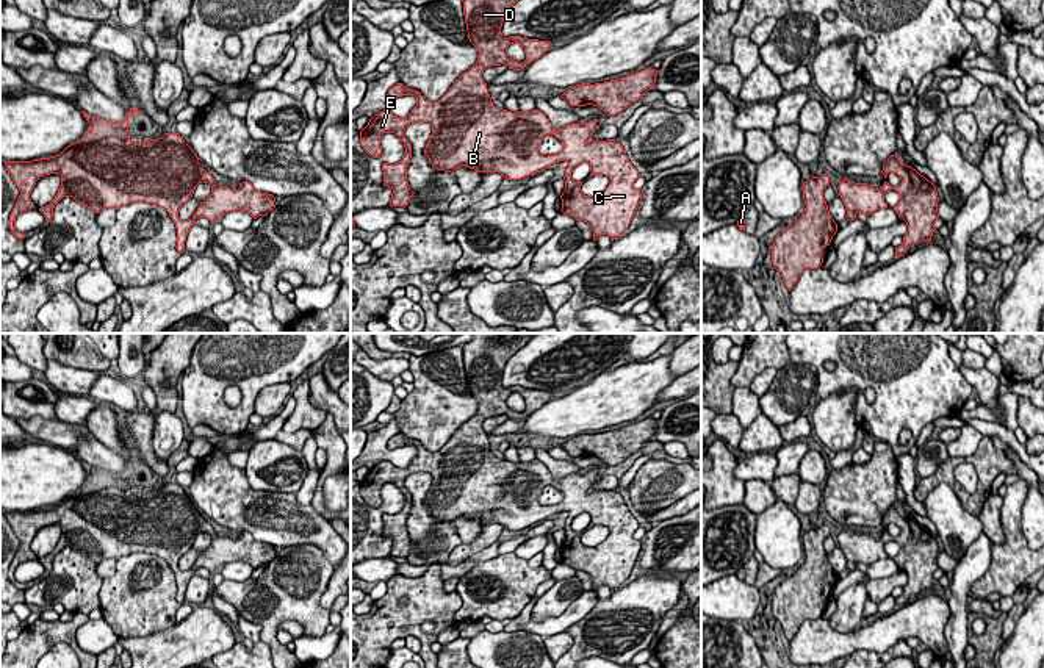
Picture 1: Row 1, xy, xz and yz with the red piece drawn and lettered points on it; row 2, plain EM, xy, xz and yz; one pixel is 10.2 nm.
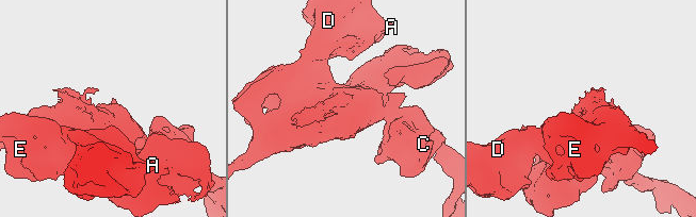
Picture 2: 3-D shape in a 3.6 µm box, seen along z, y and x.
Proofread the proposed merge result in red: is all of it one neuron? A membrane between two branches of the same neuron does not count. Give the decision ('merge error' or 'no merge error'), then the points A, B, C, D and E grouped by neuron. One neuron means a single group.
no merge error; groups A B C D E

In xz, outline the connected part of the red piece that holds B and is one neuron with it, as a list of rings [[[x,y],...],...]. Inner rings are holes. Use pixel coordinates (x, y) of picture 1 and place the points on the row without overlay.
[[[474,333],[473,339],[462,347],[468,390],[479,402],[476,415],[463,422],[449,441],[437,452],[430,452],[418,441],[410,440],[402,433],[396,433],[388,440],[387,447],[393,451],[402,446],[415,446],[416,457],[407,468],[398,468],[388,460],[374,465],[368,476],[360,482],[360,496],[368,505],[380,508],[380,490],[385,483],[394,483],[404,493],[405,504],[402,510],[394,515],[382,515],[383,537],[393,540],[390,557],[404,558],[415,544],[407,532],[412,494],[407,491],[404,482],[415,472],[429,472],[432,476],[432,485],[426,494],[424,504],[427,505],[432,518],[438,521],[454,524],[457,518],[465,516],[476,523],[498,523],[507,530],[521,530],[535,523],[545,521],[551,515],[567,512],[568,518],[565,519],[563,527],[565,541],[560,546],[560,562],[576,571],[587,573],[593,579],[593,591],[596,591],[601,585],[607,585],[610,590],[618,590],[629,577],[643,543],[643,540],[634,538],[634,532],[640,527],[640,524],[629,512],[623,496],[615,490],[596,490],[589,494],[587,491],[598,479],[596,471],[590,471],[587,474],[568,474],[562,480],[556,482],[546,465],[538,460],[512,463],[495,457],[491,452],[487,433],[482,429],[487,418],[506,415],[509,419],[521,421],[545,405],[553,396],[549,391],[502,386],[501,377],[507,360],[532,338],[531,335],[526,335],[506,341],[504,336],[506,333]],[[513,393],[518,393],[524,399],[526,410],[523,413],[515,411],[507,405],[507,397]],[[548,485],[554,485],[560,490],[563,493],[563,499],[556,505],[543,507],[538,504],[538,496]],[[581,513],[590,515],[590,526],[606,526],[610,529],[604,543],[596,546],[582,544],[582,532],[574,532],[571,529],[573,519]]]

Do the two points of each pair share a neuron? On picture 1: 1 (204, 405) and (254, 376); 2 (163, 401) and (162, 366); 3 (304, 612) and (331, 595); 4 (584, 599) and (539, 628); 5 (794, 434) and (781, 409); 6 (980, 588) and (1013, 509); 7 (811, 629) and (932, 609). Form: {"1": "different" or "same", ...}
{"1": "same", "2": "same", "3": "different", "4": "same", "5": "different", "6": "same", "7": "same"}

